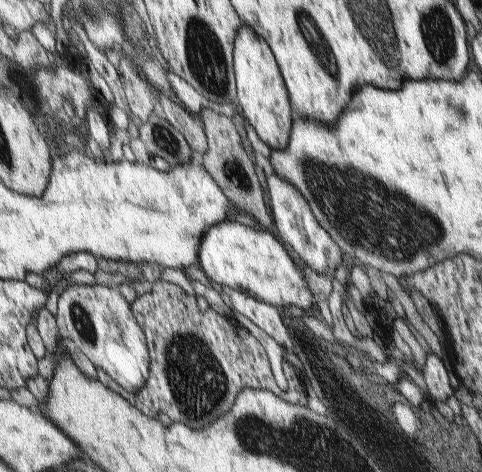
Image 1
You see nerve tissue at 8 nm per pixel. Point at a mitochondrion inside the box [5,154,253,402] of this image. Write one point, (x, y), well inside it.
(83, 324)

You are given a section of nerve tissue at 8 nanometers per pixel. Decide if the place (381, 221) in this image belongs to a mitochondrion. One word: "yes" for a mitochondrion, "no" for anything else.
yes

